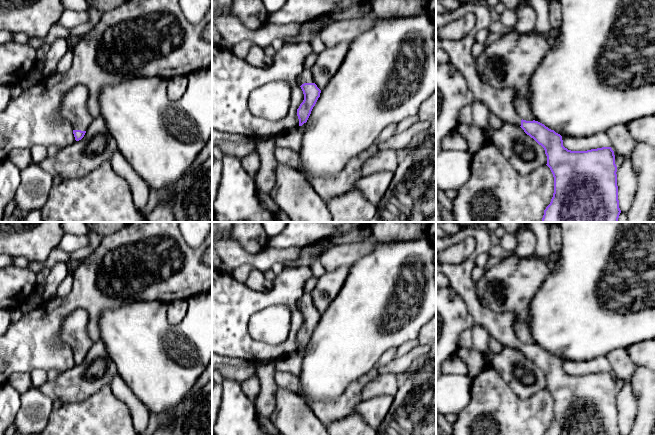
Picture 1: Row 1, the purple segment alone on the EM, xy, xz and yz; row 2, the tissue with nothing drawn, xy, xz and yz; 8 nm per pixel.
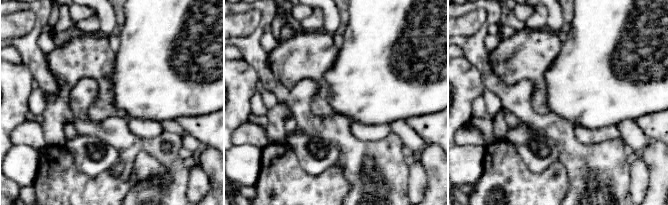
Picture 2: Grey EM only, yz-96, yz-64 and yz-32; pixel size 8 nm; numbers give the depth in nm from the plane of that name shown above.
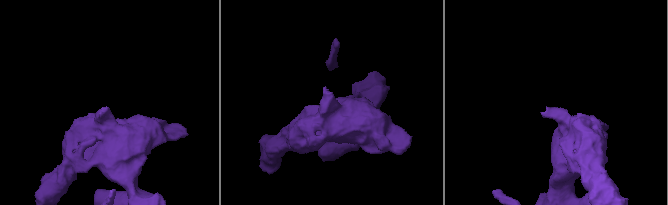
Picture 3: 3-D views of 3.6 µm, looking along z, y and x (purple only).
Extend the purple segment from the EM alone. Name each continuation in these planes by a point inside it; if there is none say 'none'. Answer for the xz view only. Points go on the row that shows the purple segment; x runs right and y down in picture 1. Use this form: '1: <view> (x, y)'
1: xz (305, 76)

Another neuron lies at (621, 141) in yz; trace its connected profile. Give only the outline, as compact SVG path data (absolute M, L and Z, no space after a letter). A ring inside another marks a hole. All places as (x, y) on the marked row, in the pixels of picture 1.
M617 124L608 129L606 134L612 150L623 158L630 158L635 140L631 136L627 124Z

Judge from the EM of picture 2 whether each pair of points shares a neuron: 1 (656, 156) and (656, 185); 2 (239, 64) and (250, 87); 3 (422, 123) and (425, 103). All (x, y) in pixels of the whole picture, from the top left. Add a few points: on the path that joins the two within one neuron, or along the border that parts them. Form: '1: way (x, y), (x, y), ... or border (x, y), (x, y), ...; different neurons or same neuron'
1: way (656, 163), (656, 178); same neuron
2: way (239, 70), (239, 76), (244, 81); same neuron
3: border (437, 111), (404, 119); different neurons

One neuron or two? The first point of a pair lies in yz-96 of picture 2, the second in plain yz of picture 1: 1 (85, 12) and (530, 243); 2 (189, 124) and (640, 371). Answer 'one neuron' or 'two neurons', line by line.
1: two neurons
2: two neurons

